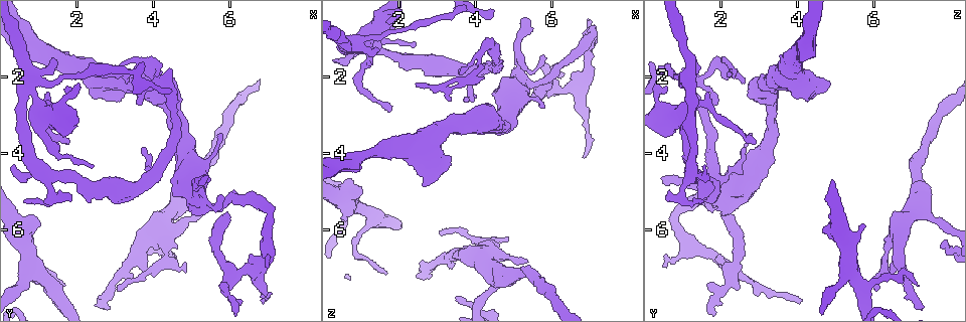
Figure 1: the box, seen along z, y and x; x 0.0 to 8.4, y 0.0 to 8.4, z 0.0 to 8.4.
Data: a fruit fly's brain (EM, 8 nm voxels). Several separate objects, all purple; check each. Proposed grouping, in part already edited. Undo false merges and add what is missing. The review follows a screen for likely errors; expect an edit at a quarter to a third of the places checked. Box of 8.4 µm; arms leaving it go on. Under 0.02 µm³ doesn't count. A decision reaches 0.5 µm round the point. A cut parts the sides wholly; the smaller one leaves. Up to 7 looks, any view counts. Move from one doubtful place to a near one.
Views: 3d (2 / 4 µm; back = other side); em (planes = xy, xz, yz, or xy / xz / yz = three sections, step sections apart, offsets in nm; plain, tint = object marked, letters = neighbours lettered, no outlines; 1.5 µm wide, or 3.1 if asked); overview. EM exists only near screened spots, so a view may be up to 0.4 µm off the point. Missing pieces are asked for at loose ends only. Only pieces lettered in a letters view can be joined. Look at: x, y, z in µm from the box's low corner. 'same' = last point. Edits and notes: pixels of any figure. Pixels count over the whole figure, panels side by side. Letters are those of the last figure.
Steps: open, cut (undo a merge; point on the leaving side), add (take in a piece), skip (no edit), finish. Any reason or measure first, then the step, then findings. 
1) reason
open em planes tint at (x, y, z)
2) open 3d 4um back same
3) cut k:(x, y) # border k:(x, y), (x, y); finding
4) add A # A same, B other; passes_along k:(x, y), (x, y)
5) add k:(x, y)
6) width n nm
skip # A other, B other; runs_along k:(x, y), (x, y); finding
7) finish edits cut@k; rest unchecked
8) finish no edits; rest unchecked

narrows sharply
open 3d 2um at (3.35, 1.85, 2.35)

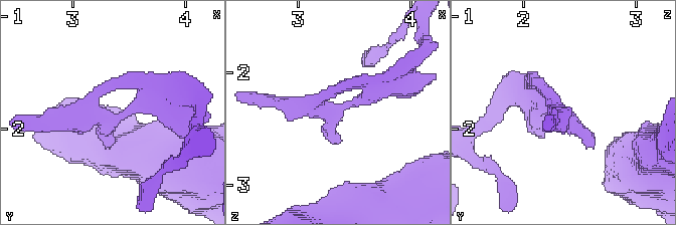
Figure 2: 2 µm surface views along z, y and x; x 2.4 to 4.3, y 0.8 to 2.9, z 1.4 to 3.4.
open em planes tint at (3.38, 1.90, 2.32)

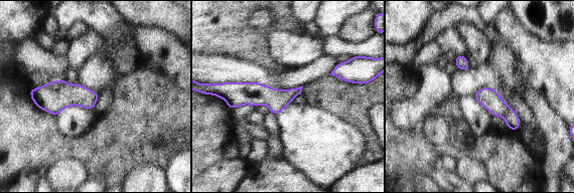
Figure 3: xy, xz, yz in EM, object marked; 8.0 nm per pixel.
what lies round it
open em planes letters same

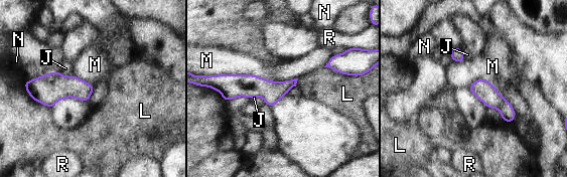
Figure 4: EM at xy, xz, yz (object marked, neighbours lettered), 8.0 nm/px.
skip # J other, L other, M other, N other, R other; all the same cell

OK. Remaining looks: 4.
three arms meet
open em planes plain at (0.85, 2.10, 1.10)

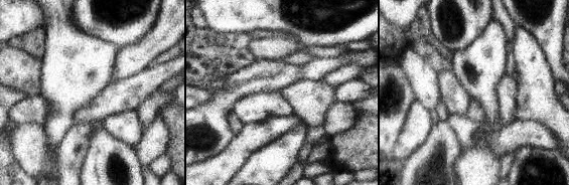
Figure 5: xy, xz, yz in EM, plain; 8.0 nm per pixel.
open em planes tint same

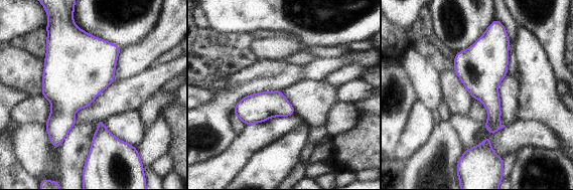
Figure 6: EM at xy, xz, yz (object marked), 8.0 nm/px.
open em planes letters same

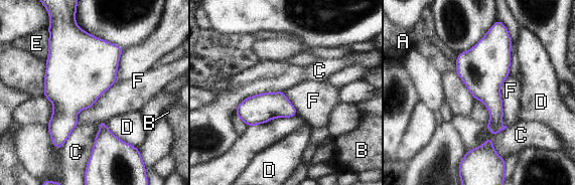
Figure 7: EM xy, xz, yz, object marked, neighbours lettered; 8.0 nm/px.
longest_contact F 700 nm
skip # A other, B other, C other, D other, E other, F other; border 7:(123, 49), (78, 124); all the same cell

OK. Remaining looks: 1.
finish no edits; rest unchecked

